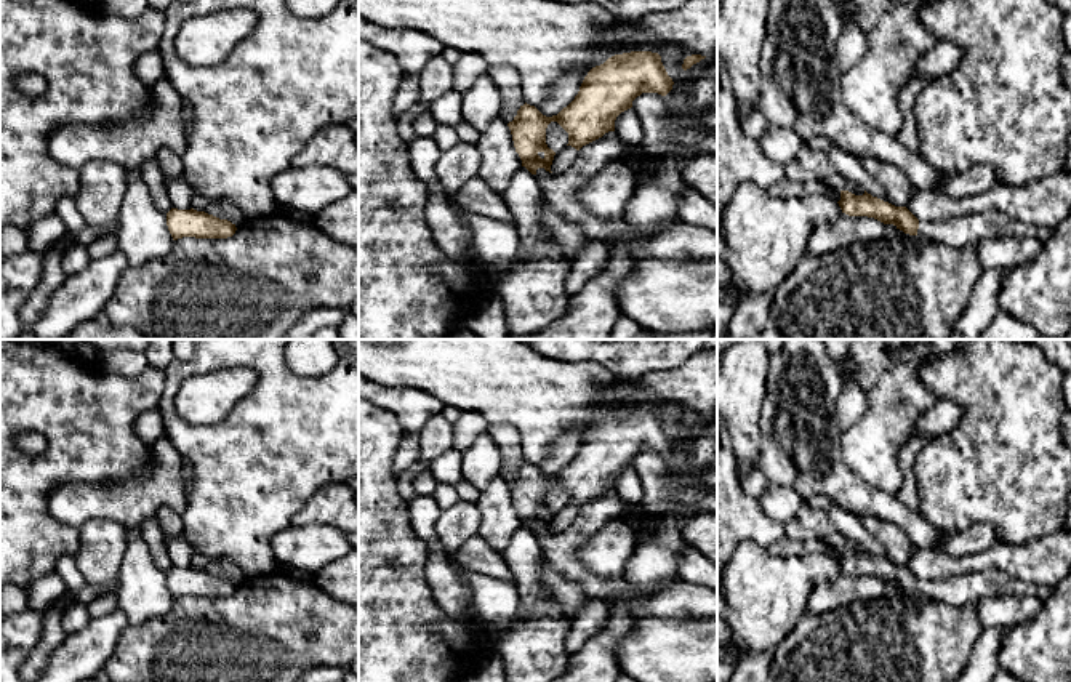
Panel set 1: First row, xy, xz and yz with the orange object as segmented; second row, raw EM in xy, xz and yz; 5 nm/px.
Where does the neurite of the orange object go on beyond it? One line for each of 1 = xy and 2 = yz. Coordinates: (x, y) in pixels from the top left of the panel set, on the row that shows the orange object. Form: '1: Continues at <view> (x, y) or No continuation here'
1: No continuation here
2: Continues at yz (967, 229)

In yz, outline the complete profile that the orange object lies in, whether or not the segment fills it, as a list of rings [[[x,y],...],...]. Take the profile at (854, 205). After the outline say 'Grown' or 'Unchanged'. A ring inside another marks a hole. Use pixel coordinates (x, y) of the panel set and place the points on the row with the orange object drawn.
[[[840,191],[840,200],[837,203],[842,213],[848,216],[874,218],[884,224],[893,224],[905,234],[956,248],[1002,237],[1036,239],[1041,243],[1050,240],[1049,229],[1009,218],[999,210],[986,210],[927,223],[919,221],[906,207],[895,207],[872,197],[866,191],[863,195]]]. Grown

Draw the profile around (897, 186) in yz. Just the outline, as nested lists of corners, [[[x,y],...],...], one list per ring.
[[[856,157],[856,160],[882,186],[892,205],[905,207],[913,197],[916,187],[895,165],[866,157]]]

